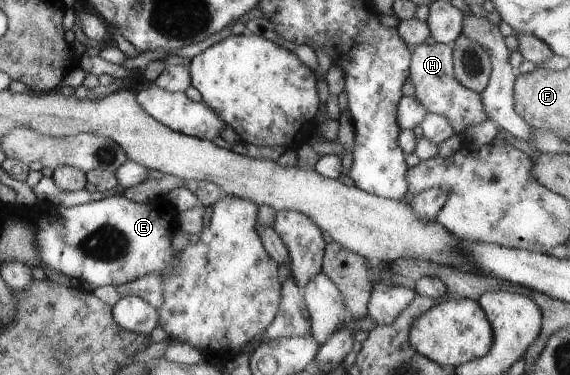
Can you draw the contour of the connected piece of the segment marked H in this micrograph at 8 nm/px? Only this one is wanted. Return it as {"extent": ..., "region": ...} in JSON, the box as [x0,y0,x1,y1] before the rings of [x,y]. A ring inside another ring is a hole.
{"extent":[409,42,487,137],"region":[[[436,42],[433,45],[426,43],[418,45],[411,52],[409,76],[415,85],[415,96],[420,103],[423,103],[429,112],[446,116],[452,122],[458,135],[463,137],[466,127],[482,123],[487,120],[487,115],[480,94],[469,90],[458,81],[453,64],[454,49],[454,43]]]}

